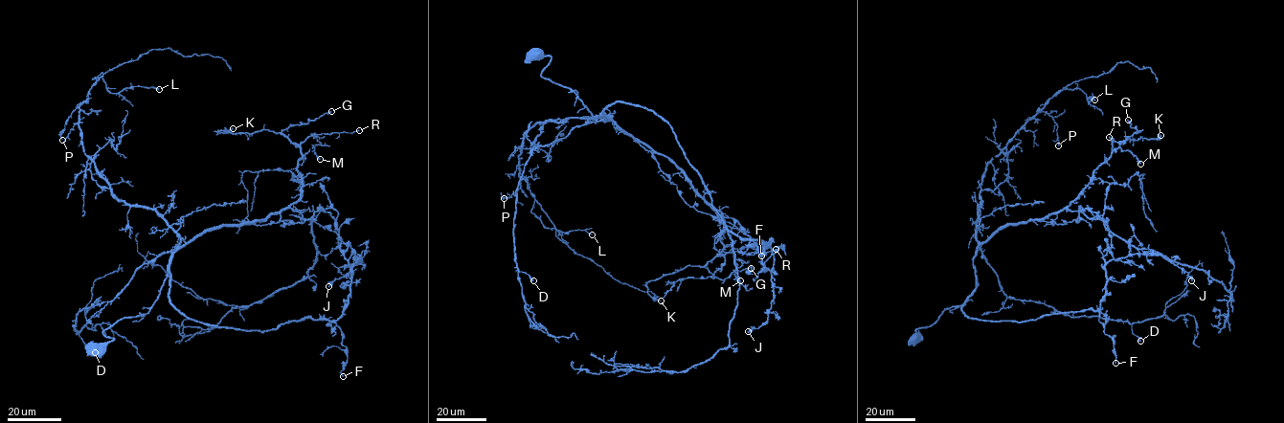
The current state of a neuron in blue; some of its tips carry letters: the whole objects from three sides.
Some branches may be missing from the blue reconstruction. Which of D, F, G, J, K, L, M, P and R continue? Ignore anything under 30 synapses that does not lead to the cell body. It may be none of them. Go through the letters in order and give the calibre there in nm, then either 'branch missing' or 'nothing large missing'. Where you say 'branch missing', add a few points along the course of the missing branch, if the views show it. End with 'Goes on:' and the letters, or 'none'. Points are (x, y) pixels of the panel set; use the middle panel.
D: 400 nm | nothing large missing
F: 190 nm | nothing large missing
G: 220 nm | nothing large missing
J: 200 nm | nothing large missing
K: 240 nm | nothing large missing
L: 180 nm | nothing large missing
M: 150 nm | nothing large missing
P: 150 nm | nothing large missing
R: 150 nm | nothing large missing
Goes on: none

